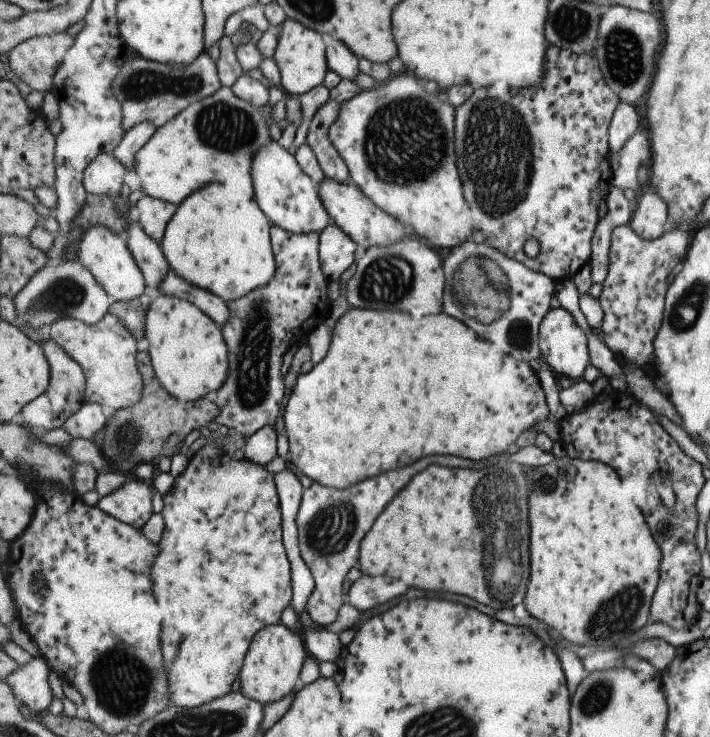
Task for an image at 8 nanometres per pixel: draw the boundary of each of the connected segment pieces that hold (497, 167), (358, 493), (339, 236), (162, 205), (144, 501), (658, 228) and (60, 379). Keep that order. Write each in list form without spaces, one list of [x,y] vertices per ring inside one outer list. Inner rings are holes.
[[[551,45],[547,58],[549,59],[546,60],[546,77],[541,84],[534,84],[534,87],[511,88],[511,90],[507,85],[478,88],[473,96],[457,110],[457,160],[459,160],[461,176],[465,178],[467,202],[473,206],[477,228],[486,232],[489,237],[487,244],[512,259],[526,264],[530,269],[538,270],[558,282],[573,278],[591,260],[591,240],[593,240],[595,228],[601,220],[597,214],[597,208],[599,208],[601,198],[605,201],[613,187],[614,171],[611,168],[611,162],[609,162],[610,126],[615,109],[621,100],[604,79],[600,62],[594,54],[578,55],[570,50]],[[533,237],[538,240],[540,250],[537,256],[529,258],[523,252],[523,248],[525,248],[525,242]]]
[[[451,455],[425,456],[423,460],[419,460],[419,464],[411,464],[395,472],[385,472],[383,476],[377,476],[377,480],[371,478],[363,484],[355,484],[355,488],[337,490],[315,482],[309,490],[305,490],[296,516],[296,525],[301,556],[309,565],[316,582],[315,590],[310,594],[307,604],[311,619],[323,628],[339,620],[344,605],[343,582],[351,568],[357,569],[360,566],[363,539],[371,532],[385,506],[411,482],[417,472],[425,470],[429,464],[478,470],[484,467],[486,462],[487,459],[474,462]]]
[[[331,224],[320,232],[319,250],[323,272],[329,281],[336,281],[353,266],[357,243],[341,227]]]
[[[145,194],[137,201],[135,208],[136,217],[145,232],[161,244],[166,234],[169,220],[177,212],[177,206]]]
[[[134,480],[96,504],[103,513],[142,529],[153,513],[153,486],[149,481]]]
[[[647,188],[628,224],[641,238],[651,240],[666,233],[667,220],[669,220],[667,204],[651,188]]]
[[[48,330],[41,333],[44,338],[42,340],[43,348],[46,349],[46,355],[49,357],[52,368],[52,377],[50,387],[37,399],[27,403],[16,421],[21,422],[24,427],[29,427],[33,432],[41,433],[44,431],[55,430],[55,428],[64,428],[66,420],[74,415],[81,407],[82,403],[86,403],[86,374],[82,366],[72,357],[69,356],[59,344],[49,338]]]

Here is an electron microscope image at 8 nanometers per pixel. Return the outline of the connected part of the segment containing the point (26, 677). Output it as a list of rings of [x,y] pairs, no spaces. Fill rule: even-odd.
[[[41,656],[24,667],[20,666],[20,670],[7,680],[19,702],[23,702],[32,712],[43,712],[53,702],[53,690],[47,680],[50,671],[48,662]]]

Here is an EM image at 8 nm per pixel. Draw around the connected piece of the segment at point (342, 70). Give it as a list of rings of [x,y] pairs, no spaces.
[[[323,35],[326,44],[326,57],[330,70],[334,70],[342,79],[350,81],[361,72],[358,57],[343,41],[331,35]]]

